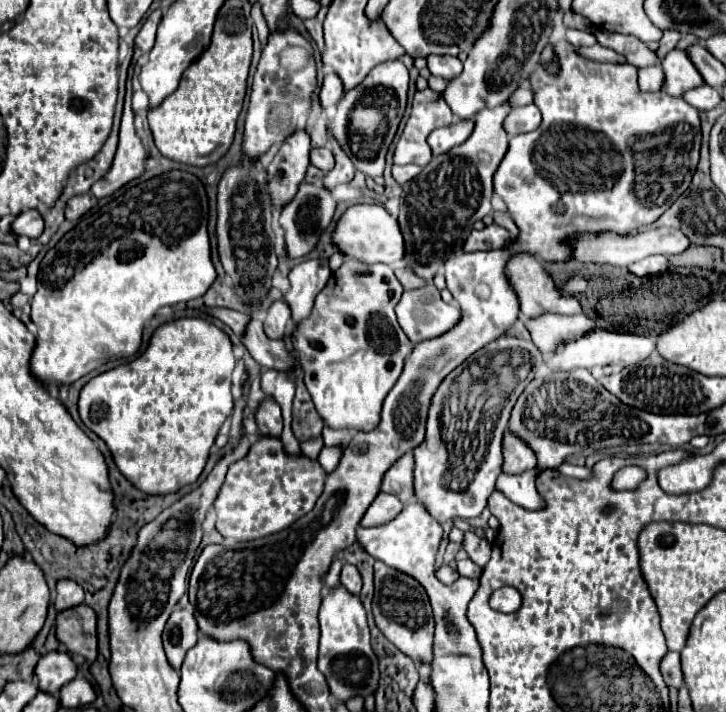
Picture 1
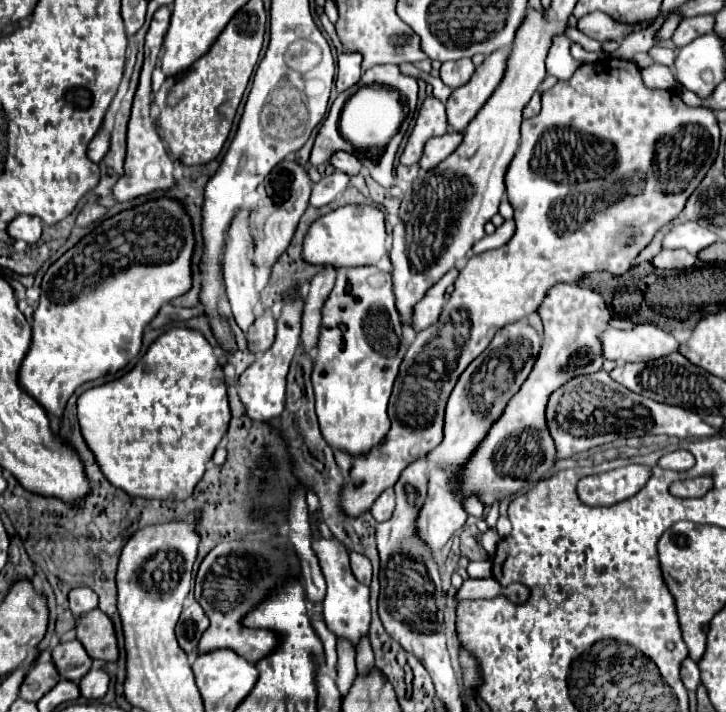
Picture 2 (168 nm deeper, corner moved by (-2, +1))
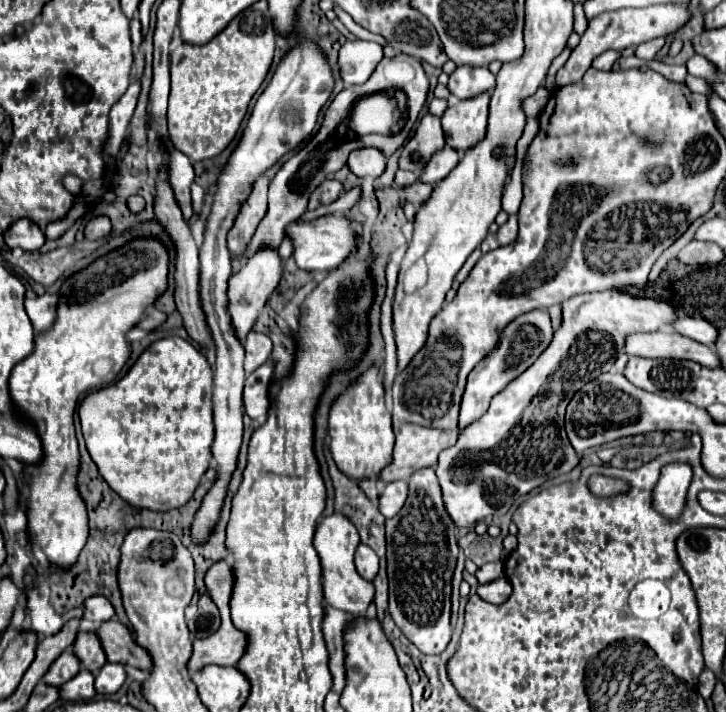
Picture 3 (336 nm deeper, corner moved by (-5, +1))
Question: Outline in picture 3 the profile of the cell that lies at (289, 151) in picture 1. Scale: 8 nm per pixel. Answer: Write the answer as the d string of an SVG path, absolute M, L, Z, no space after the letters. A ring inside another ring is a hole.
M262 248L262 250L254 250L254 254L246 260L246 264L236 274L232 274L230 286L228 286L228 302L230 302L228 312L230 312L234 330L240 340L244 340L246 334L252 330L260 310L268 302L270 294L276 290L276 286L282 278L282 272L284 272L284 262L278 256L278 250Z

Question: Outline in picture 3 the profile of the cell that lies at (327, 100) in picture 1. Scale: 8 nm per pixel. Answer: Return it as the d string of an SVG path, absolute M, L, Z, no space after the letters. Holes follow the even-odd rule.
M366 40L346 42L340 48L340 58L338 58L340 76L342 76L344 84L346 86L364 84L380 60L382 60L380 44L366 42Z

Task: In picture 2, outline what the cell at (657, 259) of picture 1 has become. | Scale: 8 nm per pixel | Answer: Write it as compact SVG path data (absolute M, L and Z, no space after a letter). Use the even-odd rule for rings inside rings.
M679 248L679 250L663 250L653 260L653 264L657 268L675 268L675 270L691 268L695 262L697 262L697 254L691 254L691 252L683 250L683 248Z

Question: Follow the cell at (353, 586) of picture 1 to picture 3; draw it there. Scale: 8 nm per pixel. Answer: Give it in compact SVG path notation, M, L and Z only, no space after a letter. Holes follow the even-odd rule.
M360 544L358 550L356 550L356 570L358 574L364 578L364 580L372 580L376 574L378 574L378 556L376 552L366 546L366 544Z

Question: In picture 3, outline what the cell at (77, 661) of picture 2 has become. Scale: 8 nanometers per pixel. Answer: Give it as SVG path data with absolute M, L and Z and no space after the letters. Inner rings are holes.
M78 632L72 650L74 650L74 654L78 654L82 666L86 670L90 670L94 676L106 664L104 650L102 650L100 640L98 640L98 636L94 632Z

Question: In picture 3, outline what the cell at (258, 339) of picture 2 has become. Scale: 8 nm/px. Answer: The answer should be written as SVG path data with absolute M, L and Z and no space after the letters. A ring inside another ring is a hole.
M252 330L244 340L244 350L246 350L244 370L254 372L258 366L262 366L270 358L272 342L270 342L270 338L266 334Z

